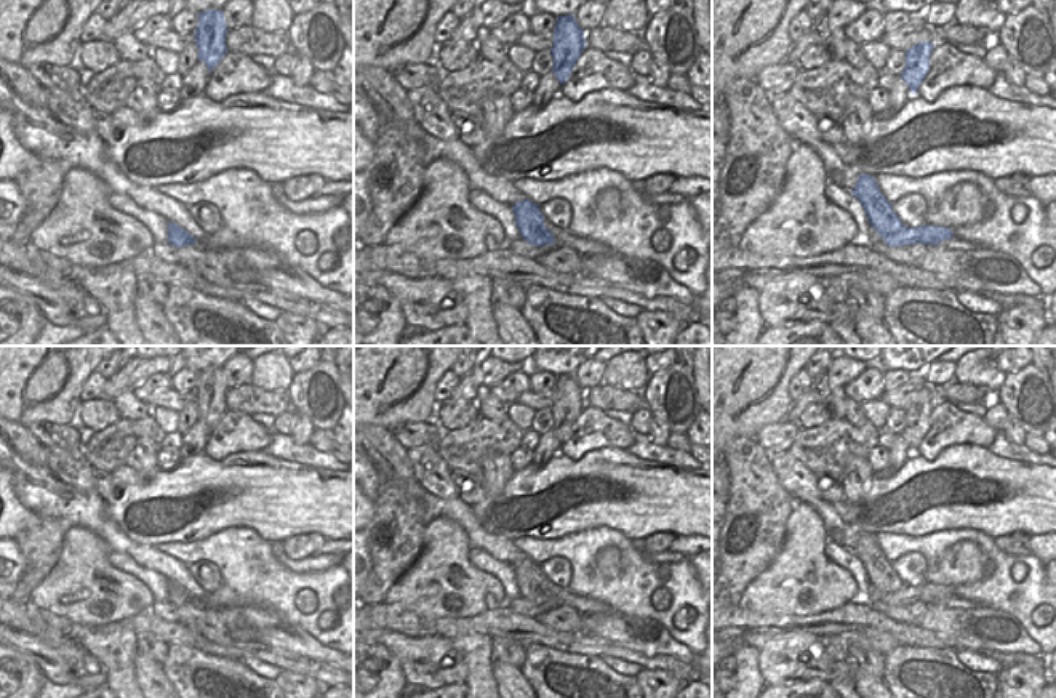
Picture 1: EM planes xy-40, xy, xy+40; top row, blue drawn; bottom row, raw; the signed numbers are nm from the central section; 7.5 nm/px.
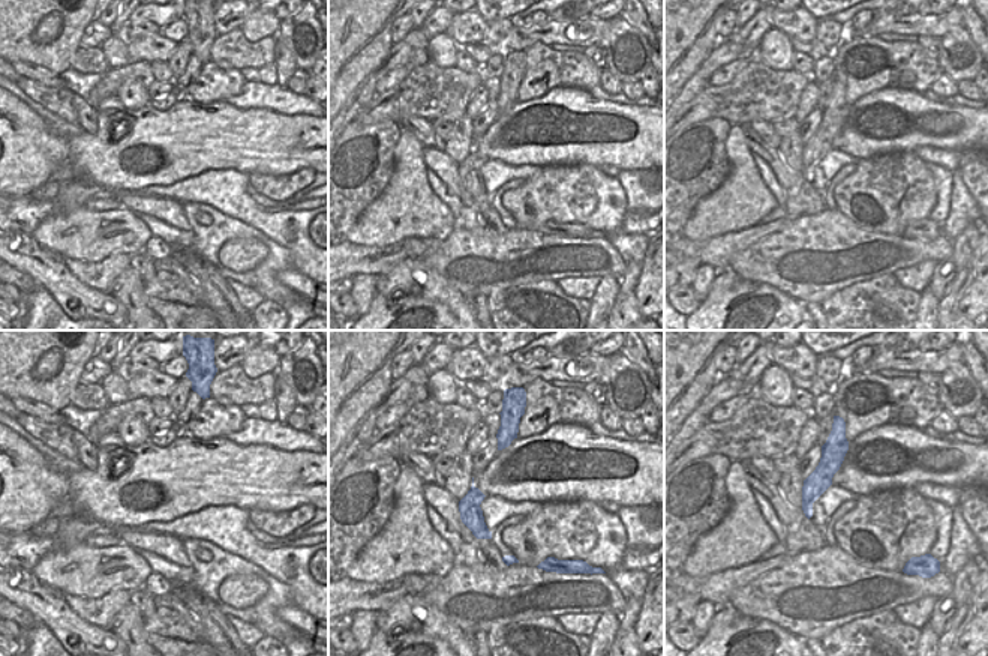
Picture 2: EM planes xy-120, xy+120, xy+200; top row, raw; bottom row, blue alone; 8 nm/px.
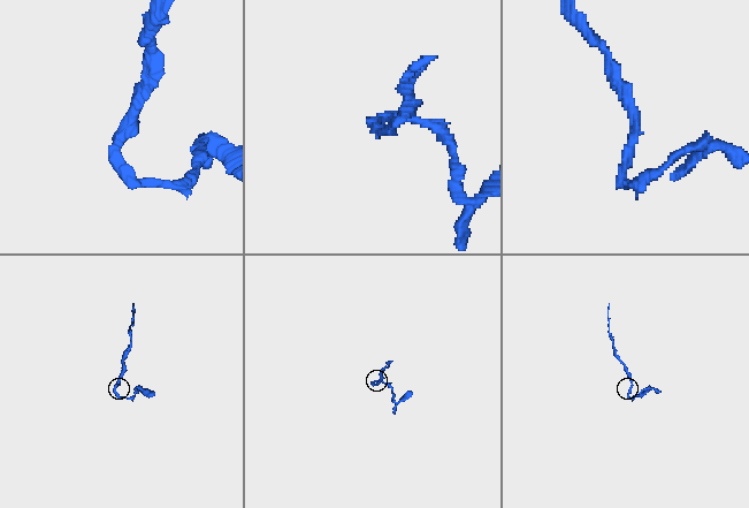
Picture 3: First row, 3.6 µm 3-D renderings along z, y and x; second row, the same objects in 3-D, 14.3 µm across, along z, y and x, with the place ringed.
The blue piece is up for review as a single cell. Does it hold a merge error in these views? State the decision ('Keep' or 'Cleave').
Cleave

